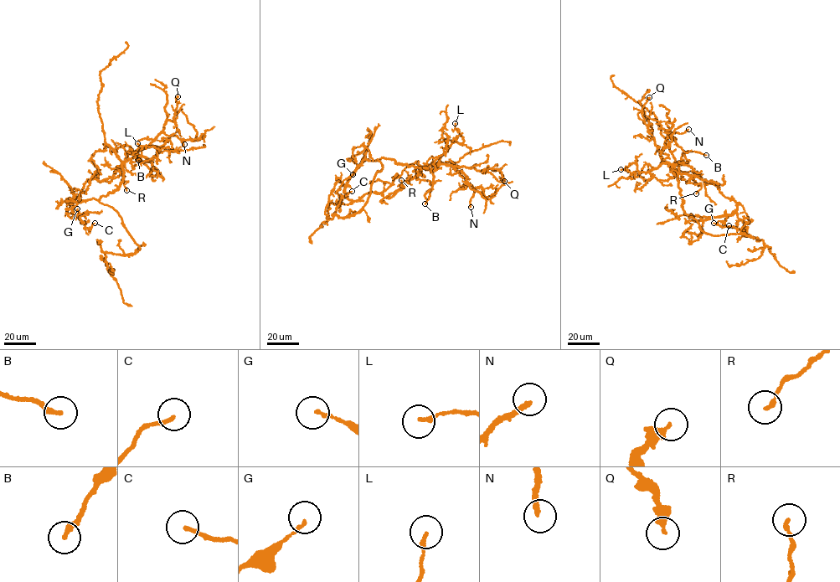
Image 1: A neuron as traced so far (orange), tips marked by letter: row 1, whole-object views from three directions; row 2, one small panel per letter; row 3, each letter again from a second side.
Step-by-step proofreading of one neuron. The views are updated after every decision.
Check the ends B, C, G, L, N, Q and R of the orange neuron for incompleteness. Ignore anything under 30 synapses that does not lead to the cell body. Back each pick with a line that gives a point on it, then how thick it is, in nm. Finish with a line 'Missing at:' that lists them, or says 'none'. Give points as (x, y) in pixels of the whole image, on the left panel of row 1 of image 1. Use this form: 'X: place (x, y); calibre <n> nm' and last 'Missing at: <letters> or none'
Missing at: none

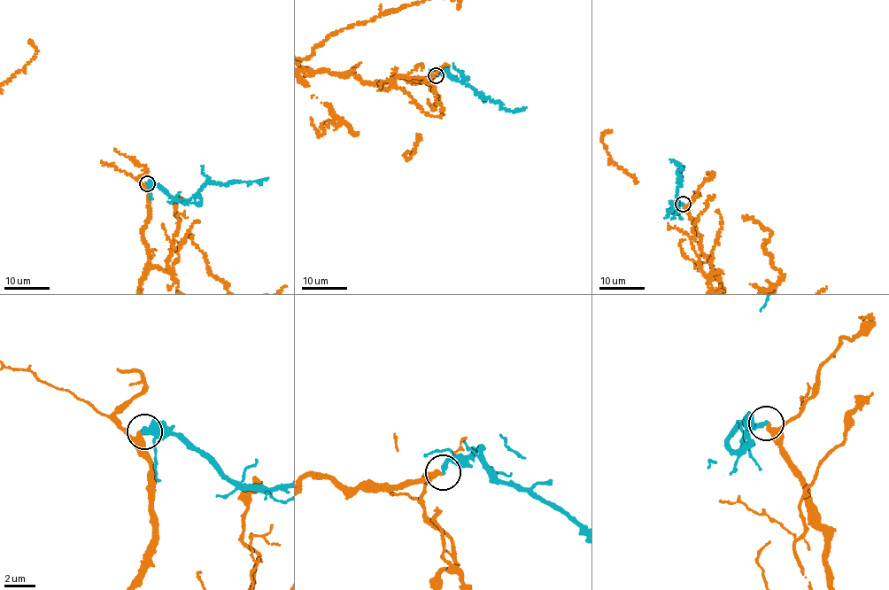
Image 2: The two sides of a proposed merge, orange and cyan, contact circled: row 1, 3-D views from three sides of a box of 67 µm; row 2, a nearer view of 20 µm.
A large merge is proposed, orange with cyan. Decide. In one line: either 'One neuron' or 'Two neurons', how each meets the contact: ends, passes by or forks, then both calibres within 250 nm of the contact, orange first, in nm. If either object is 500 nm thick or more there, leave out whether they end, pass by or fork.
One neuron. At the ring orange passes by. At the ring cyan ends. Thickness 300 nm (orange) against 300 nm

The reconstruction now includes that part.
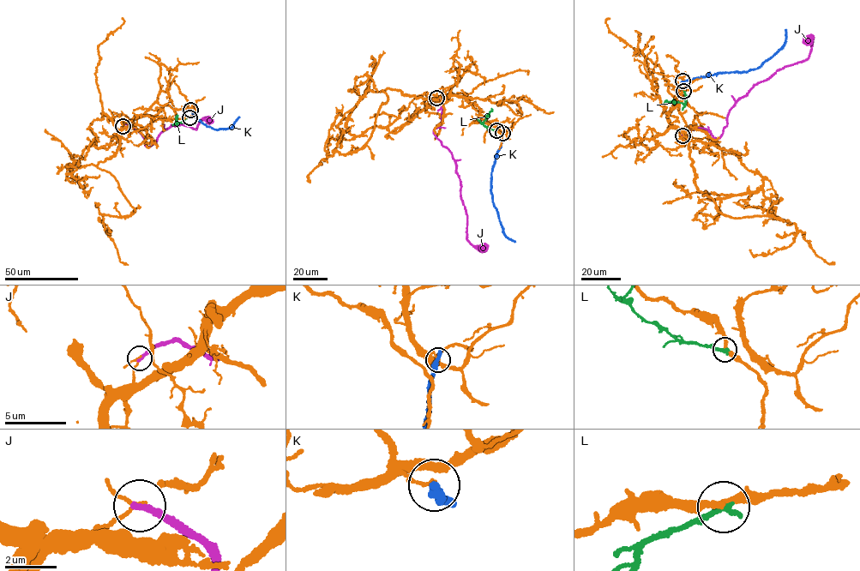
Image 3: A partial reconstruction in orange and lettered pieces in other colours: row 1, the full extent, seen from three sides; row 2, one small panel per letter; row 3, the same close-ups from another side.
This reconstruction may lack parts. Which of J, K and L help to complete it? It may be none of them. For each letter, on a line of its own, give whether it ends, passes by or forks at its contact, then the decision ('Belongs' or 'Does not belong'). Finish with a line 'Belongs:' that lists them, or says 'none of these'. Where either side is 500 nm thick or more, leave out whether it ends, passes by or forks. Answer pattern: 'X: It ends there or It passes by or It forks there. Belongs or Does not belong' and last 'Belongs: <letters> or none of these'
J: It ends there. Does not belong
K: It ends there. Does not belong
L: It ends there. Does not belong
Belongs: none of these

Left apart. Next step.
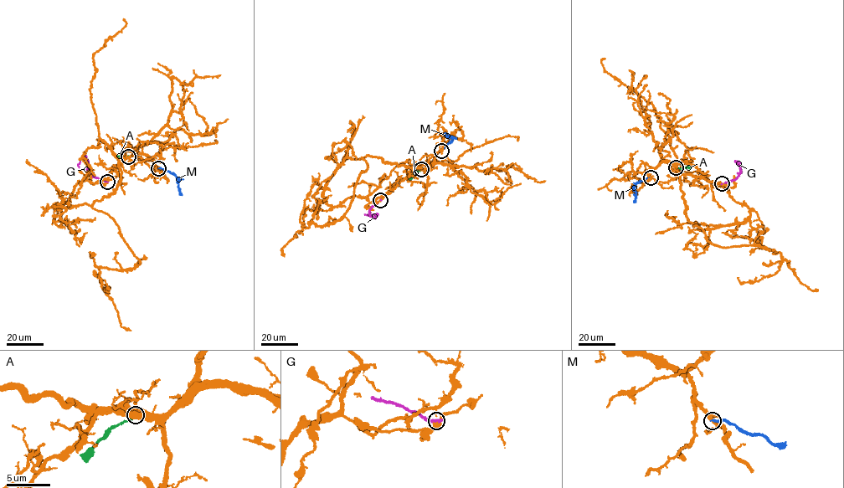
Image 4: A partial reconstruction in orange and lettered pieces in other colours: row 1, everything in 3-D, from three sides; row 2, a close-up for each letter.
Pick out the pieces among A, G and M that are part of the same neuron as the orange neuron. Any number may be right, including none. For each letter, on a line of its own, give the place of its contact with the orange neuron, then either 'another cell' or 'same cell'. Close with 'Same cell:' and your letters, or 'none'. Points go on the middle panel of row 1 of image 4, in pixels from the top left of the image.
A: meets orange at (421, 169); another cell
G: meets orange at (380, 200); another cell
M: meets orange at (441, 151); another cell
Same cell: none

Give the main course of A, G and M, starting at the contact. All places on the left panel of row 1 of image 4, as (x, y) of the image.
A: (127, 156), (115, 156)
G: (106, 182), (90, 173), (84, 156), (81, 157), (79, 167)
M: (158, 168), (175, 175), (182, 195)

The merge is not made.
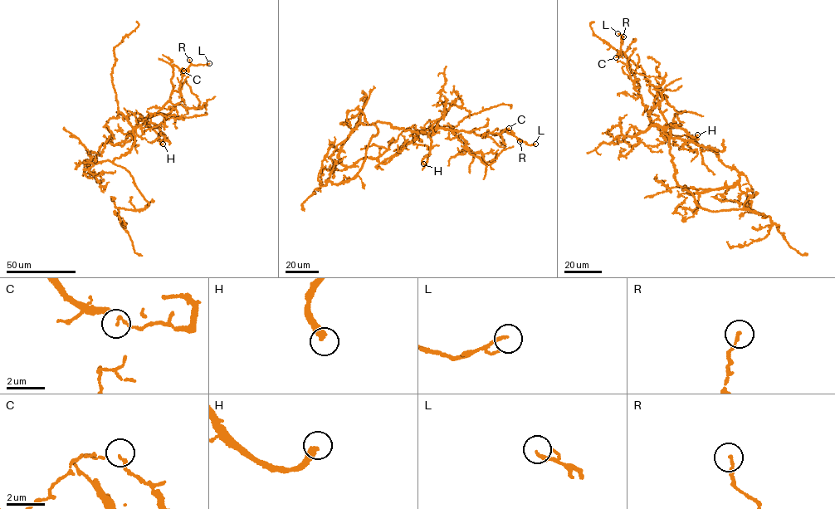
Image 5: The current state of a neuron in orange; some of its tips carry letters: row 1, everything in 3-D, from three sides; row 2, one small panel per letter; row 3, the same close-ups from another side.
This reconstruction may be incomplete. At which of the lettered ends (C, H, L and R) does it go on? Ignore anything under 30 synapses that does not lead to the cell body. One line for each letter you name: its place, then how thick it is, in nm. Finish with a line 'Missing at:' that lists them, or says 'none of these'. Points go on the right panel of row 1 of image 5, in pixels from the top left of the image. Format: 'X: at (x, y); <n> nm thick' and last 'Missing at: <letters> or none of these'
H: at (697, 134); 240 nm thick
Missing at: H

